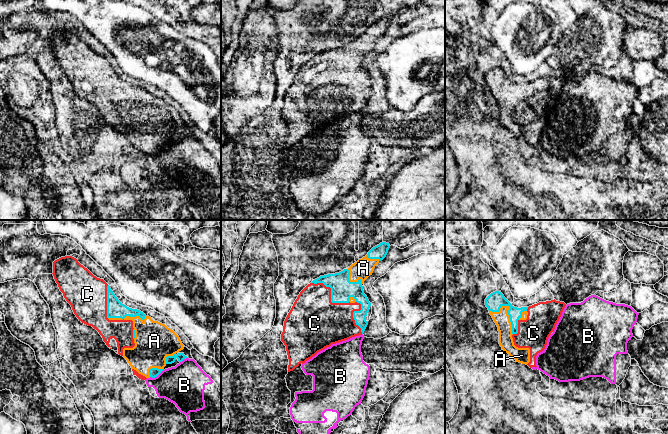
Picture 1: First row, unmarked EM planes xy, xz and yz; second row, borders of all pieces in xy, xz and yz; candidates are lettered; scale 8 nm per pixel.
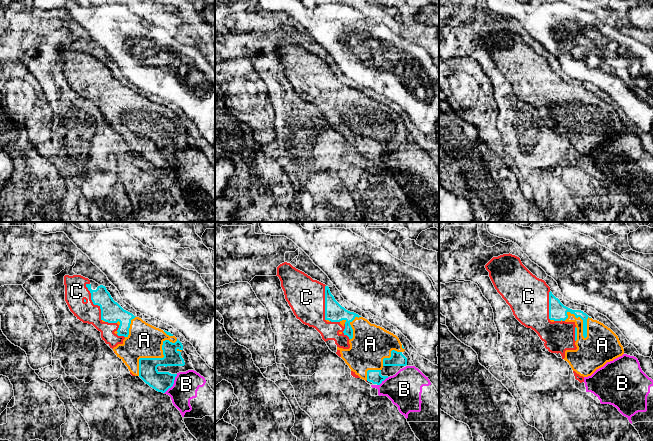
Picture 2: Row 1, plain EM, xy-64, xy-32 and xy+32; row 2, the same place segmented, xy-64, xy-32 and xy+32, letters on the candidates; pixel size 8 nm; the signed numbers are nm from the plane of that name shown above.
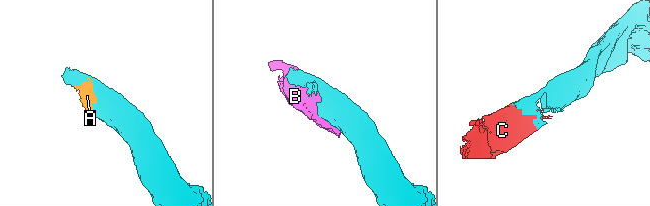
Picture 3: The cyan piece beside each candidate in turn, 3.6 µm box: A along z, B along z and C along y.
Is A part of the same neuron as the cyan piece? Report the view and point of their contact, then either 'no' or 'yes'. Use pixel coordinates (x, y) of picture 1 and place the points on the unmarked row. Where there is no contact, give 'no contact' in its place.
yz (508, 86) | no

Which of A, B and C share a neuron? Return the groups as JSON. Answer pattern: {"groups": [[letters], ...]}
{"groups": [["A", "B"], ["C"]]}

